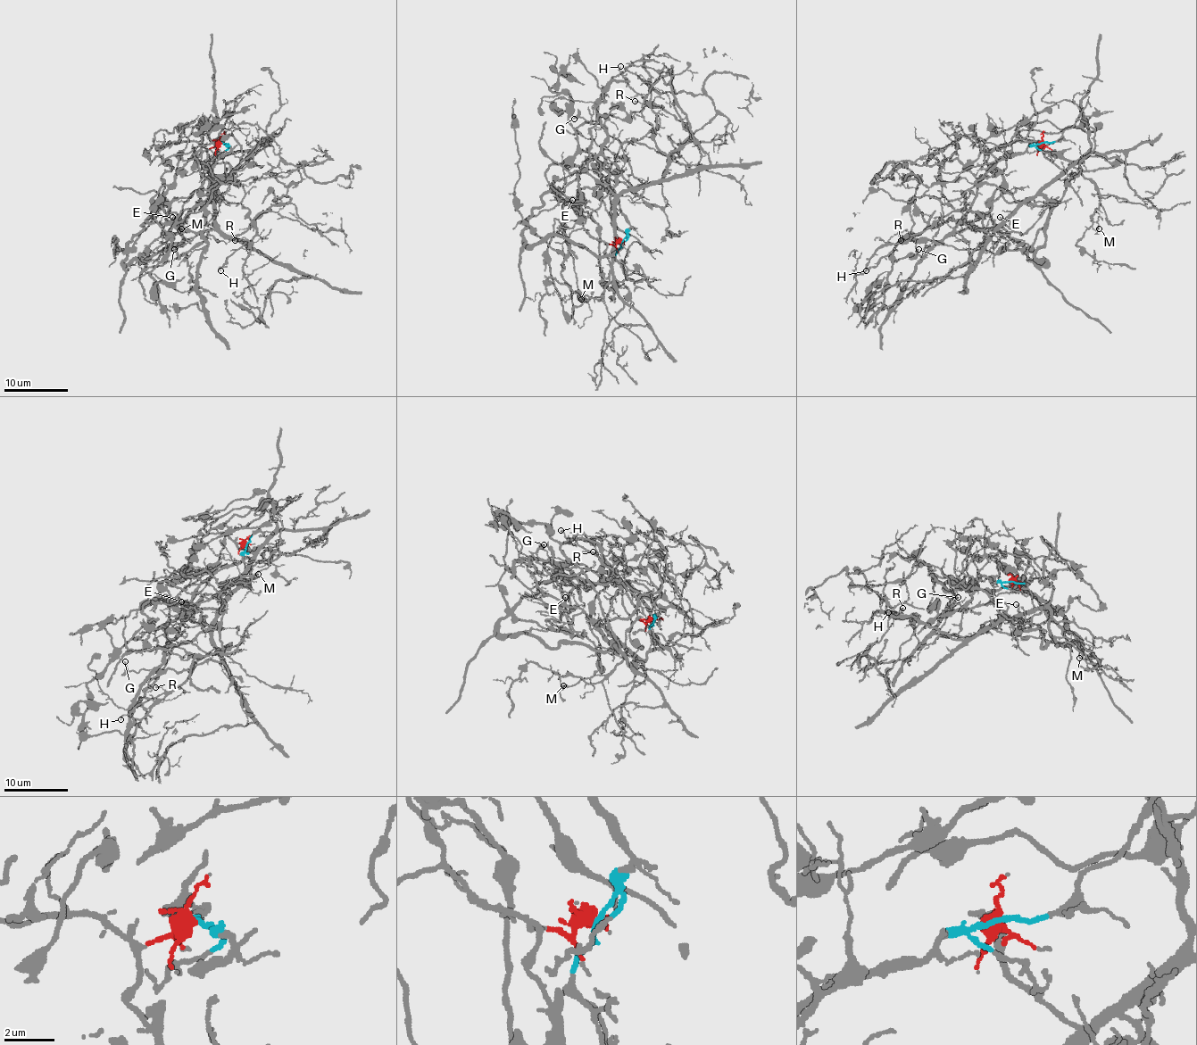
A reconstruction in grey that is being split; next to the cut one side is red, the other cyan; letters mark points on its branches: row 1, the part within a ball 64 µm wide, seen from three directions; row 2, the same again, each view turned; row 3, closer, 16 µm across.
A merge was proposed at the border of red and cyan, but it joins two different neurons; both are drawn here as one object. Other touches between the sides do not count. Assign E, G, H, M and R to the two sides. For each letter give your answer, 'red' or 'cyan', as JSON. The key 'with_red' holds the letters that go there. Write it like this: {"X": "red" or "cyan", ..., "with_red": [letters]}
{"E": "cyan", "G": "cyan", "H": "red", "M": "red", "R": "red", "with_red": ["H", "M", "R"]}

